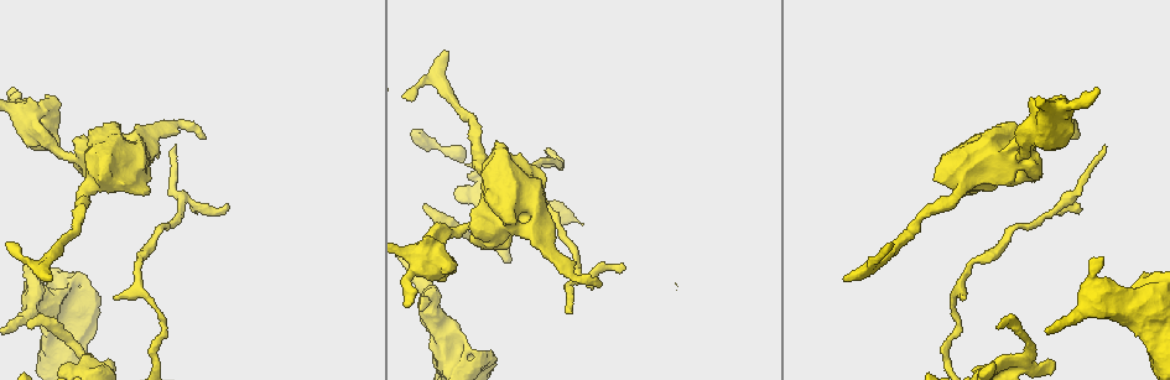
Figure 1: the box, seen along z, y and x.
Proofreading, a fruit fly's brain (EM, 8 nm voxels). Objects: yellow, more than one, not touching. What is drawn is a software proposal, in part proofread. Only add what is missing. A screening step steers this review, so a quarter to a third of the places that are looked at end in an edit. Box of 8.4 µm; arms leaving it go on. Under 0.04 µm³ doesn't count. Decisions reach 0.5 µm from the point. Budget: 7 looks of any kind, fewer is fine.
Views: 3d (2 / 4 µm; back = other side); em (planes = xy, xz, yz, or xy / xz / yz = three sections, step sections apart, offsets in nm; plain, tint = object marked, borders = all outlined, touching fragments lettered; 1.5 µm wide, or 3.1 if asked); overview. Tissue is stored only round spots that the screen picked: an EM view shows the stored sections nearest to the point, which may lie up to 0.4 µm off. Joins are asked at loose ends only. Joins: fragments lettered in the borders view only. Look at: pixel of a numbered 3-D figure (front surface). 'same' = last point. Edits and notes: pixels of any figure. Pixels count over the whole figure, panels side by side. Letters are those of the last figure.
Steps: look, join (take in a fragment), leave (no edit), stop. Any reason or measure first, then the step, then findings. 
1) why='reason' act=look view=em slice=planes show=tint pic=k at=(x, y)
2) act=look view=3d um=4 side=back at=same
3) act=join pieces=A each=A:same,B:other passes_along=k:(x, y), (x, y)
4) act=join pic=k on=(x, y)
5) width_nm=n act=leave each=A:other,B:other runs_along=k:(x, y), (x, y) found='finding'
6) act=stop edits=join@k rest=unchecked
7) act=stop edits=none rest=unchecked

act=look view=3d um=2 pic=1 at=(624, 269)

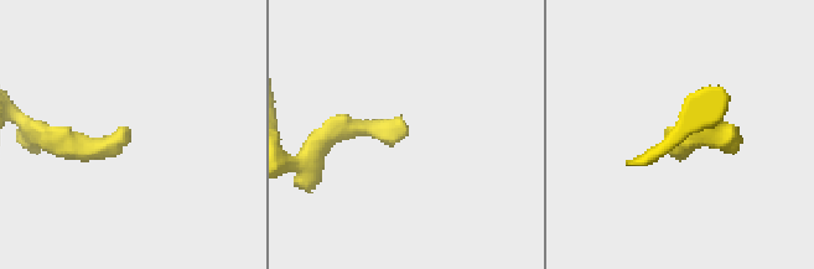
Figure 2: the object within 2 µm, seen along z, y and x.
act=look view=em slice=xy step=8 show=tint pic=2 at=(408, 133)

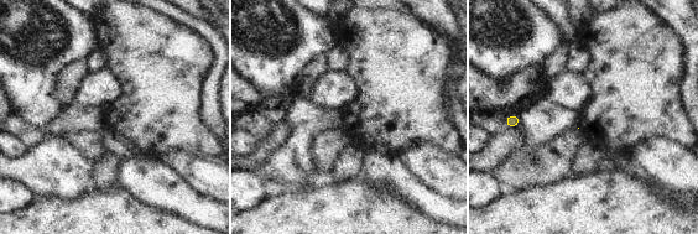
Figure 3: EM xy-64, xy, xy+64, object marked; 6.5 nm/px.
act=look view=em slice=planes show=borders at=same

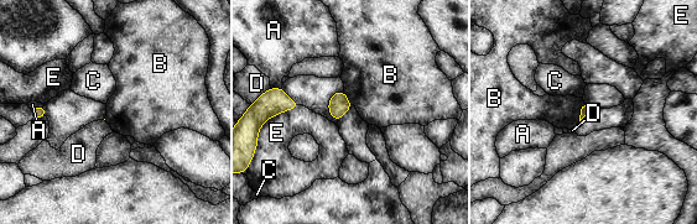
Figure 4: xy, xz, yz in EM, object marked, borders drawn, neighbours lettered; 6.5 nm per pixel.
act=leave each=A:other,B:other,C:other,D:other,E:other found='none of them fits'

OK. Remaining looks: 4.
why='branch stops here' act=look view=em slice=xy step=4 show=borders pic=1 at=(1105, 145)

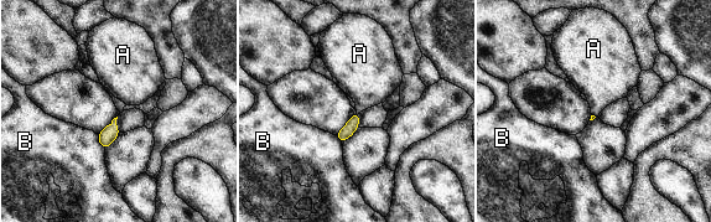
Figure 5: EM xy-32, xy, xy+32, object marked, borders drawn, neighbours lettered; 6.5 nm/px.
act=join pieces=A each=A:same,B:other found='the neuron continues'

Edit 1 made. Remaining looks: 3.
why='stops while still wide' act=look view=3d um=2 pic=1 at=(1102, 259)

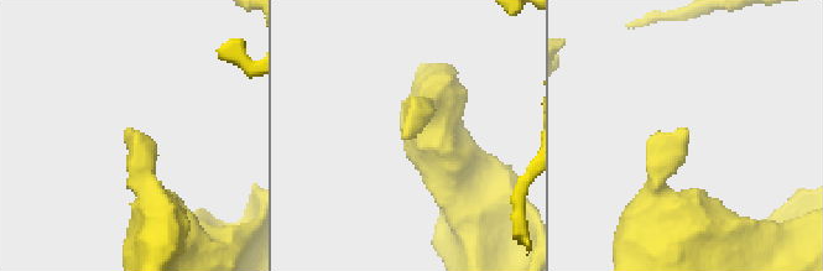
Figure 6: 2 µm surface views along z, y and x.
why='shape alone is not enough' act=look view=em slice=planes show=borders pic=6 at=(409, 135)

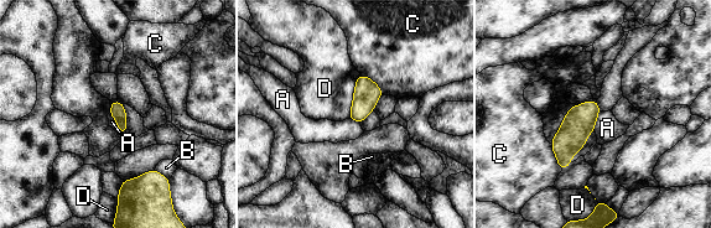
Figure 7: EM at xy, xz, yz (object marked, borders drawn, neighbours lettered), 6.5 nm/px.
act=leave each=A:other,B:other,C:other,D:other border=7:(109, 113), (118, 131), (125, 134) found='none of them fits'

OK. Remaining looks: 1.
act=stop edits=join@5 rest=unchecked

